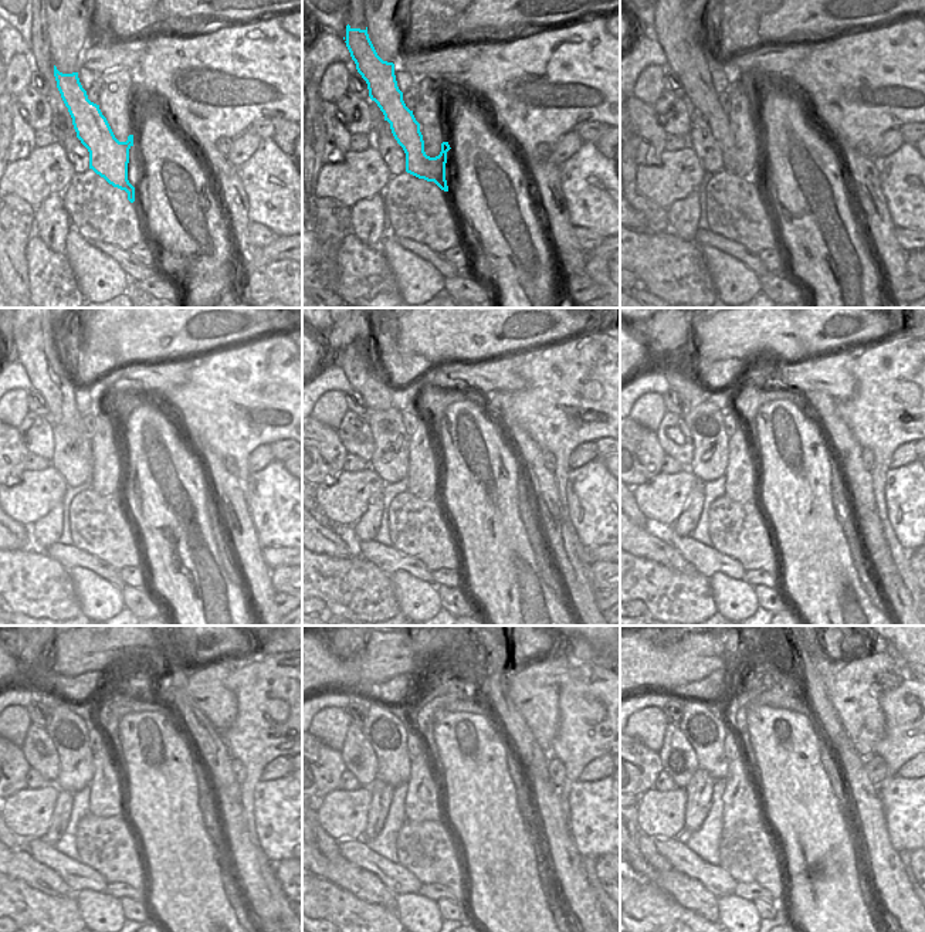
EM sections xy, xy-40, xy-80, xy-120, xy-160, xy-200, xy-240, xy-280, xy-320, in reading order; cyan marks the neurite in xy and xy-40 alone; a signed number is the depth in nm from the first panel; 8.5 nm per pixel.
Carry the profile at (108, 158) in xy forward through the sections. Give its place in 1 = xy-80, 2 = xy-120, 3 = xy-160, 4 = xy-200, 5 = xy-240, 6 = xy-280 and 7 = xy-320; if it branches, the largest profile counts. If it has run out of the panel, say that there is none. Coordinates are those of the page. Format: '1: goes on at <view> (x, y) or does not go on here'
1: goes on at xy-80 (685, 58)
2: goes on at xy-120 (48, 373)
3: goes on at xy-160 (362, 368)
4: goes on at xy-200 (674, 365)
5: goes on at xy-240 (47, 698)
6: goes on at xy-280 (362, 698)
7: goes on at xy-320 (673, 697)

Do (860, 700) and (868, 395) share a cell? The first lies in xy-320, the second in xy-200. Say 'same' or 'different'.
different

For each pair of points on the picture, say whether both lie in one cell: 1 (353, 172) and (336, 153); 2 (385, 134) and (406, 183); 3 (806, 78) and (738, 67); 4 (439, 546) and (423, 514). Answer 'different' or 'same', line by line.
1: different
2: different
3: different
4: same

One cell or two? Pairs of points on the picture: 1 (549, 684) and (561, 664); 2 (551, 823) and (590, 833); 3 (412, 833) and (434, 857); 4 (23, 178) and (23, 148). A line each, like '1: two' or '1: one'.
1: one
2: two
3: one
4: two

